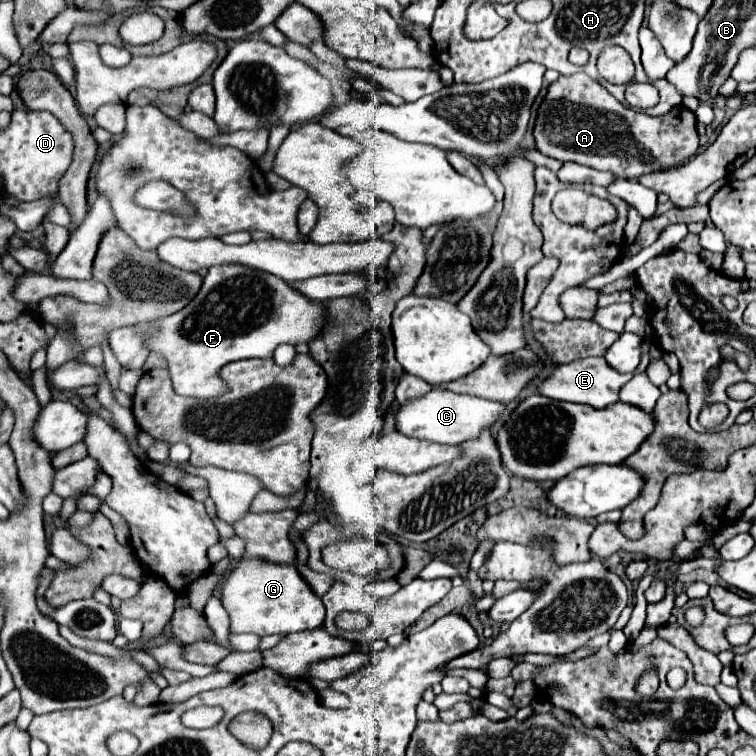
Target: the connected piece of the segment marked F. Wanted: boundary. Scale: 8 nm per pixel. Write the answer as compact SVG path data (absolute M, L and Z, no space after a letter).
M224 266L208 270L198 296L186 308L168 318L140 322L138 328L148 350L160 354L168 362L174 390L178 394L198 400L214 400L226 394L228 390L228 386L220 378L222 366L244 358L272 358L272 352L278 344L294 346L298 342L310 342L322 326L322 312L324 308L320 304L300 296L296 290L288 288L288 284L276 276L268 276L250 268Z

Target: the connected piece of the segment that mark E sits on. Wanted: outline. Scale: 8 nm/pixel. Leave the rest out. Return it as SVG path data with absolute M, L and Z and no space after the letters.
M580 358L572 360L568 364L560 364L554 368L554 376L548 376L538 384L538 394L552 398L552 400L564 400L564 402L576 402L576 404L588 404L594 408L604 408L608 404L618 402L618 390L632 378L632 374L620 374L612 368L608 368L604 358Z

